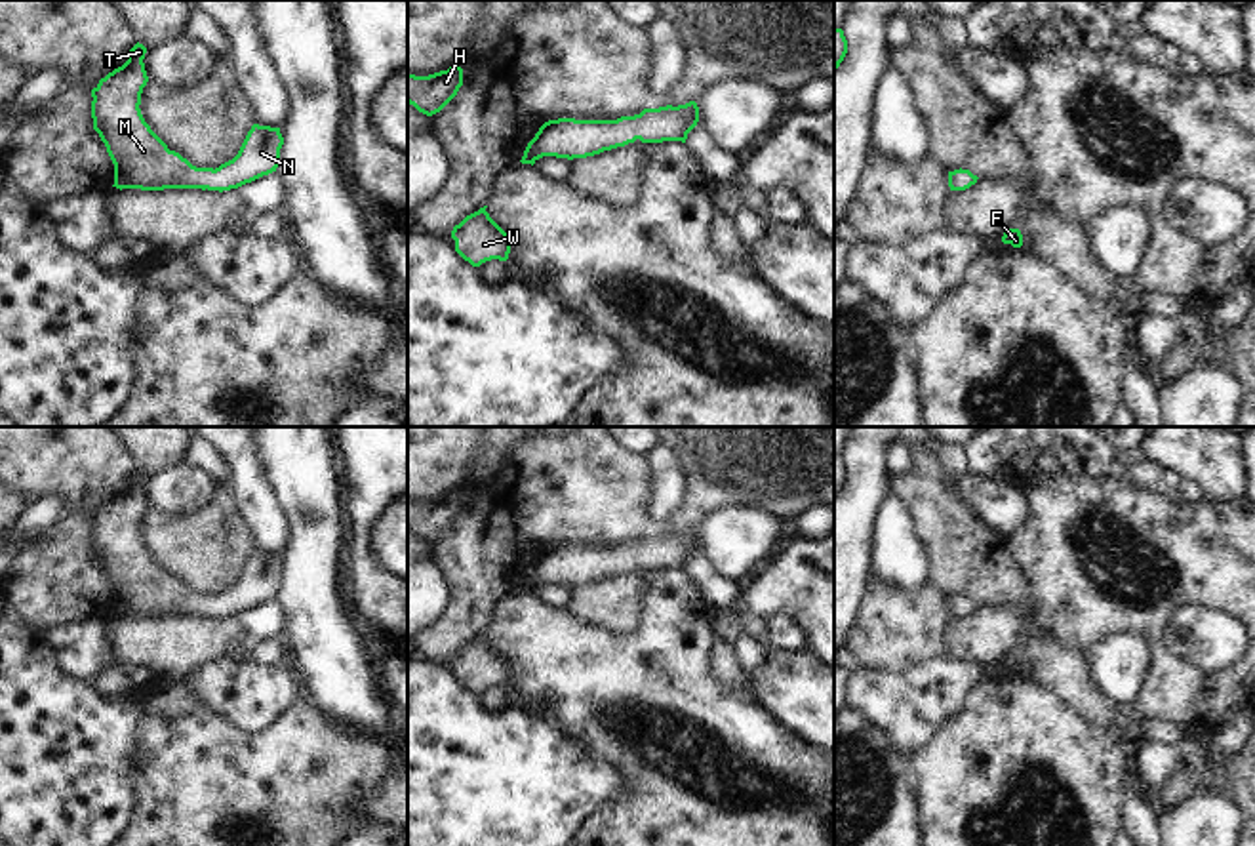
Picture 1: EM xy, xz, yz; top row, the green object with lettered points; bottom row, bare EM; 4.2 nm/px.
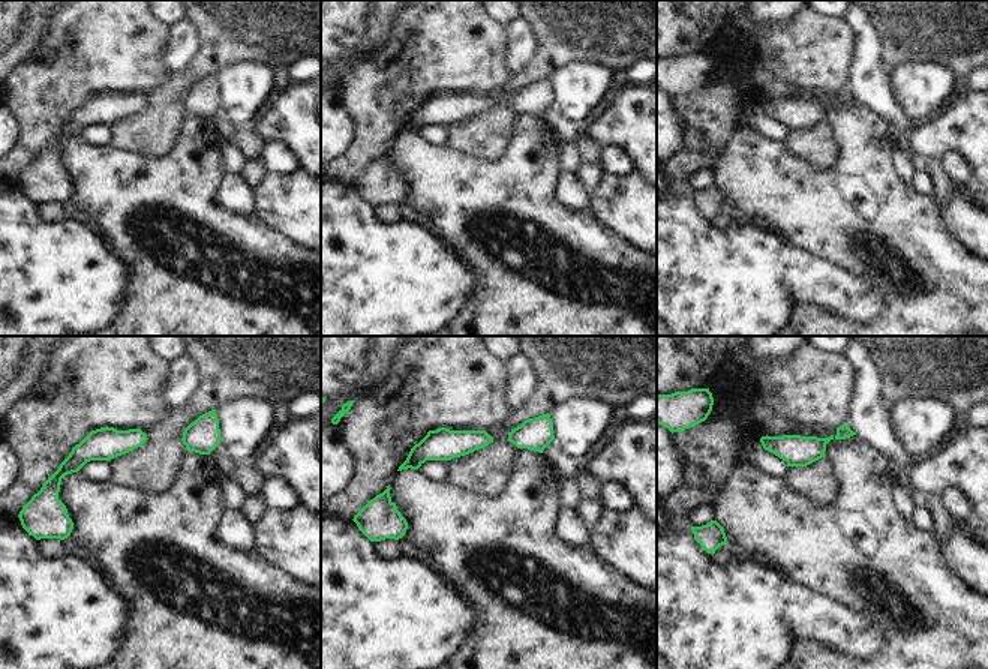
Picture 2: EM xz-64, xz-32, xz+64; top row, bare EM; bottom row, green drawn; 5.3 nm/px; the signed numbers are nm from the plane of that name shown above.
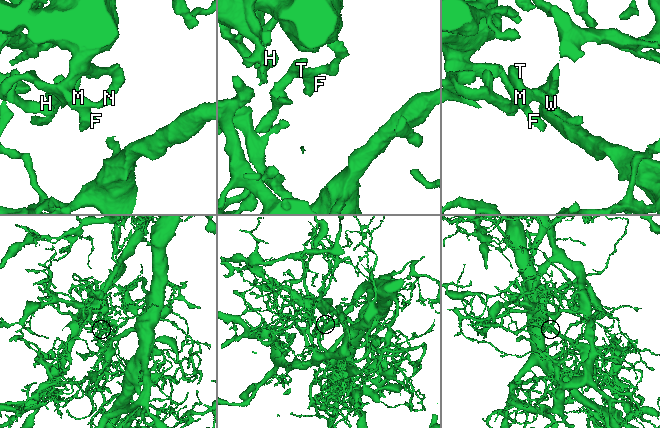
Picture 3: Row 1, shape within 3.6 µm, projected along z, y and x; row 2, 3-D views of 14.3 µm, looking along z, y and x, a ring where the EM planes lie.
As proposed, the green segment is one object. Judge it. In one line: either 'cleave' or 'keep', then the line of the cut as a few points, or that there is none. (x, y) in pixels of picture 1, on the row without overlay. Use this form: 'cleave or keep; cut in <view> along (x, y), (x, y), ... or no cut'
keep; no cut

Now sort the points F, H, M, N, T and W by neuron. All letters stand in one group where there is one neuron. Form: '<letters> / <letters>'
F H M N T W

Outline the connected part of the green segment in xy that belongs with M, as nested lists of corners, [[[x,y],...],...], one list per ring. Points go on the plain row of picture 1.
[[[143,471],[128,488],[91,516],[93,556],[114,591],[116,615],[202,615],[230,617],[276,598],[284,564],[280,554],[253,551],[238,581],[219,594],[196,594],[150,556],[141,541],[141,520],[149,509]]]

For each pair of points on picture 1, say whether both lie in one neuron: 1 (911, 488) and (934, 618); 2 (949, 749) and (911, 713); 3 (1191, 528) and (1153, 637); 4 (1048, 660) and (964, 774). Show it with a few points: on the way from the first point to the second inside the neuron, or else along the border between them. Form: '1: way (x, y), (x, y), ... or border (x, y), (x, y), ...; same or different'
1: border (928, 580), (947, 599); different
2: border (964, 704), (911, 757); different
3: way (1185, 555), (1181, 559), (1179, 584), (1153, 610); same
4: border (1035, 681), (1071, 707); different

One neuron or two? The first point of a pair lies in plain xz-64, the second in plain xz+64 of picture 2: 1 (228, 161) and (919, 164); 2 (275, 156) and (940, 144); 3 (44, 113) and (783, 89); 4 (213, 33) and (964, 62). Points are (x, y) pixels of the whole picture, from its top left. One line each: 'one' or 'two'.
1: one
2: two
3: two
4: one

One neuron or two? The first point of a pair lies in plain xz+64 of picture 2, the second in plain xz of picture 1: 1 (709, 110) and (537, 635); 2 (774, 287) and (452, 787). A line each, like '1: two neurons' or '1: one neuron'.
1: two neurons
2: one neuron

